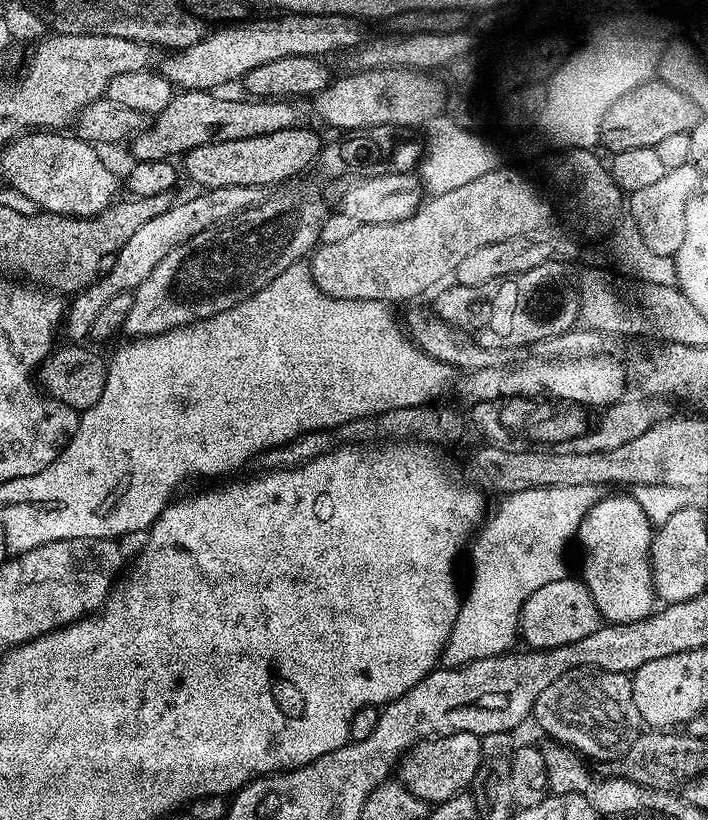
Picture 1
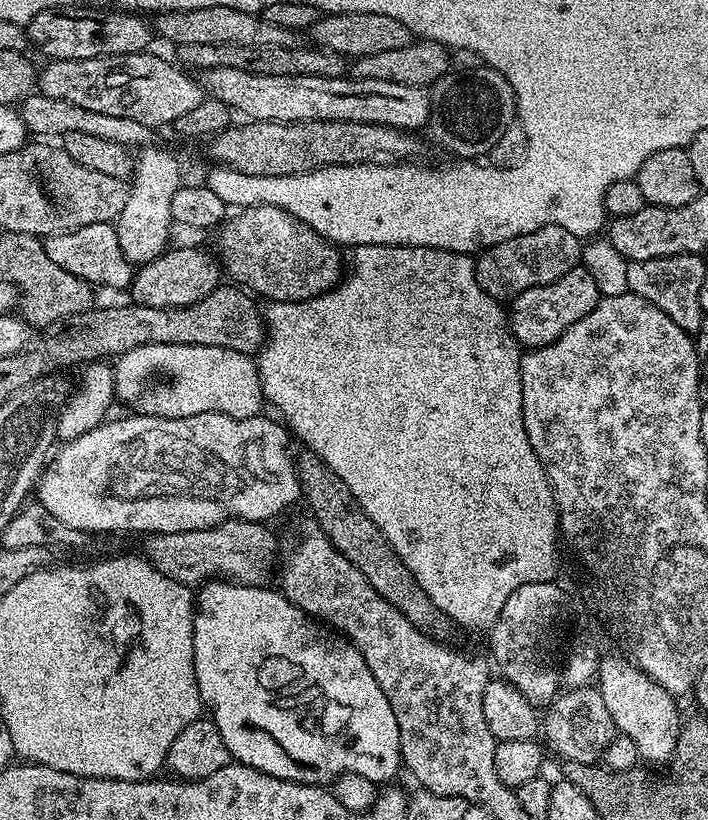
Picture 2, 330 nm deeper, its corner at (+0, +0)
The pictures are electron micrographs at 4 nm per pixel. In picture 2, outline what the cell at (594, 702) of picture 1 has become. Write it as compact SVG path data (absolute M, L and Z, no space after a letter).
M599 687L568 688L561 691L556 699L548 705L542 716L542 732L548 735L547 747L560 755L564 760L573 760L579 764L595 765L603 757L610 742L618 735L614 718L610 718L610 710L606 710L603 691Z

